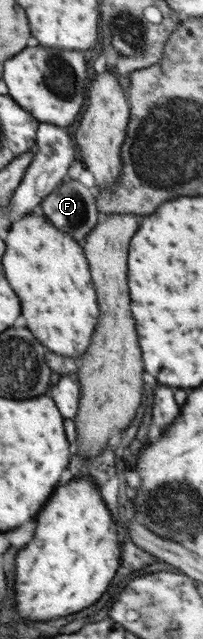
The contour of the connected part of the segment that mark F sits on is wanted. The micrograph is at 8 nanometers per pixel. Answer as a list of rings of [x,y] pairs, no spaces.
[[[65,177],[54,189],[40,202],[42,214],[59,230],[81,239],[96,224],[95,187],[87,188],[78,180]]]

